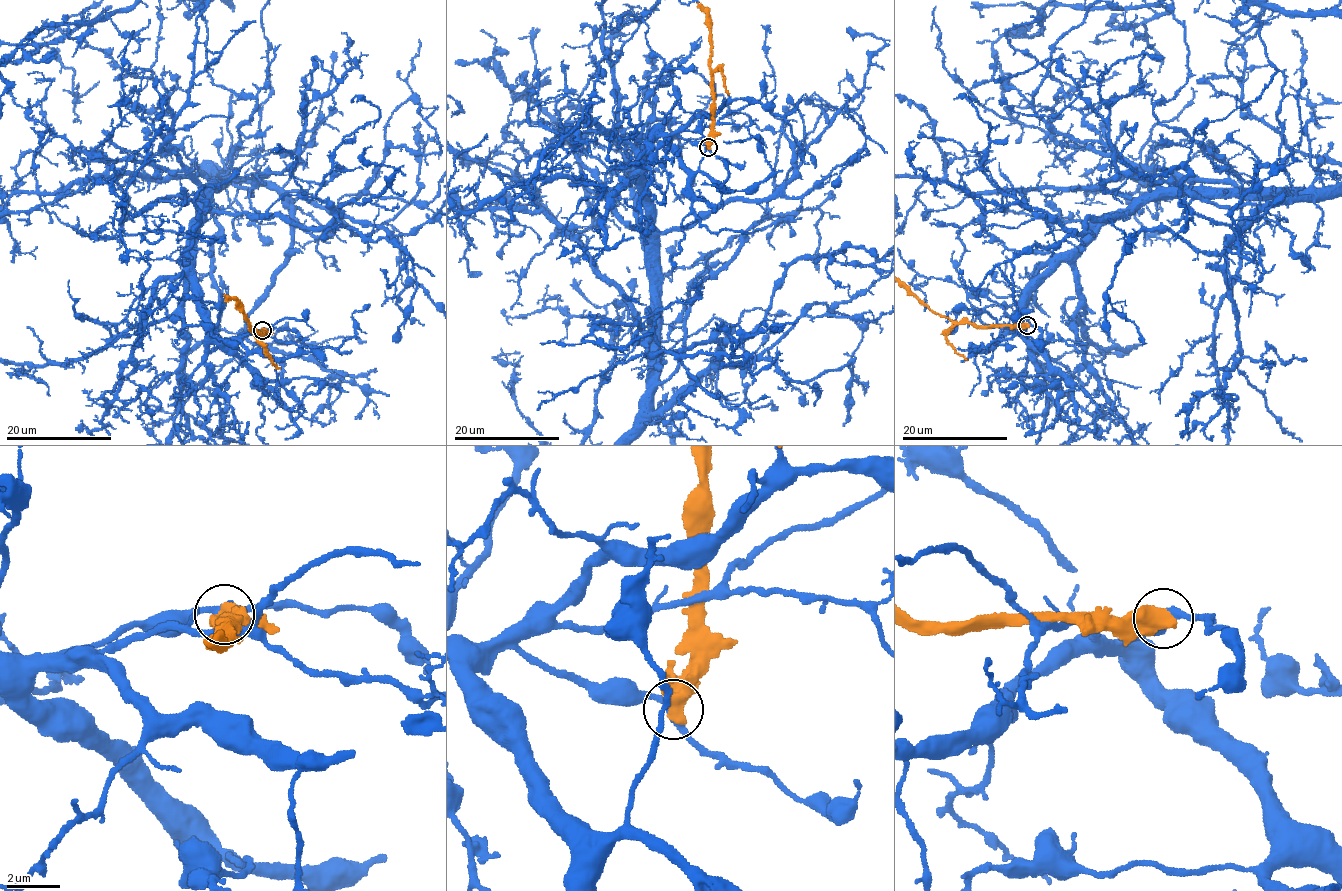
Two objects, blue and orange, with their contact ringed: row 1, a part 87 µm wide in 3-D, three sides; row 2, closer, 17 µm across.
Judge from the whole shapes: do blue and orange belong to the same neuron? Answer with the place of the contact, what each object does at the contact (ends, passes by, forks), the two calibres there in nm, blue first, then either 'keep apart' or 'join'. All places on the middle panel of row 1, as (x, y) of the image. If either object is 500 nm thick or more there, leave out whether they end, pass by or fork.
at (708, 147); 280 nm thick on the blue side, 800 nm on the other; keep apart

